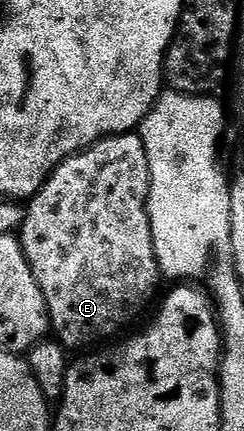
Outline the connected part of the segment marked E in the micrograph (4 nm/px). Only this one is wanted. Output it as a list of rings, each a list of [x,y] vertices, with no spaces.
[[[125,132],[121,136],[108,138],[96,144],[94,148],[80,155],[73,156],[71,159],[66,160],[64,164],[60,164],[55,169],[54,174],[47,179],[43,189],[39,191],[39,195],[34,197],[32,204],[35,205],[32,208],[28,207],[26,209],[23,227],[19,229],[17,239],[19,245],[23,247],[23,253],[29,262],[29,266],[33,270],[33,278],[37,278],[37,286],[41,286],[41,294],[47,303],[47,312],[51,315],[51,332],[54,339],[62,344],[68,353],[75,354],[75,352],[81,351],[82,348],[95,350],[100,346],[107,346],[112,342],[118,341],[124,335],[122,332],[126,328],[133,327],[142,318],[143,311],[150,306],[151,299],[154,298],[155,291],[159,288],[159,280],[161,281],[157,254],[153,246],[153,230],[151,229],[149,210],[147,209],[150,189],[149,158],[143,145],[143,137],[135,132]]]

